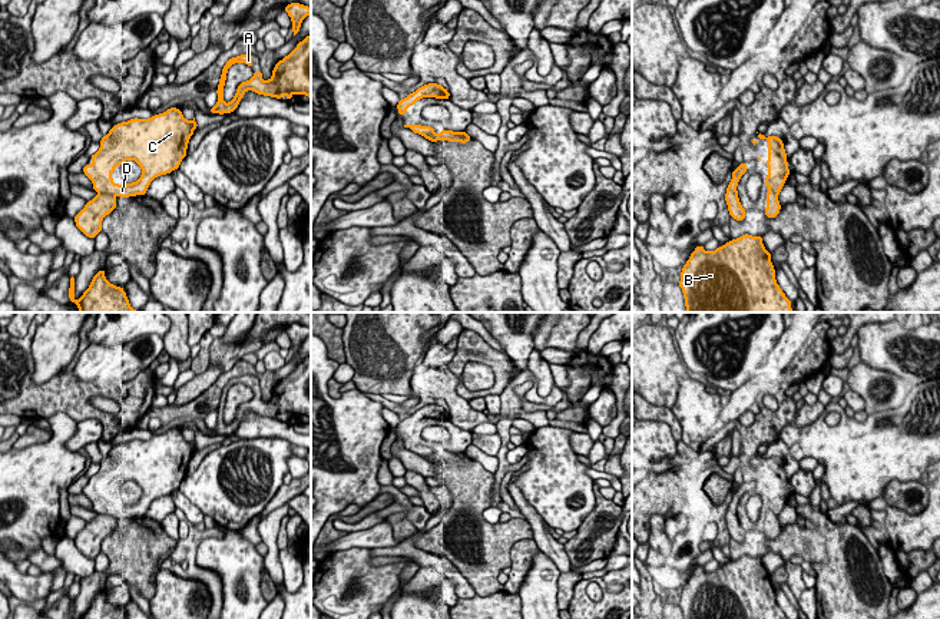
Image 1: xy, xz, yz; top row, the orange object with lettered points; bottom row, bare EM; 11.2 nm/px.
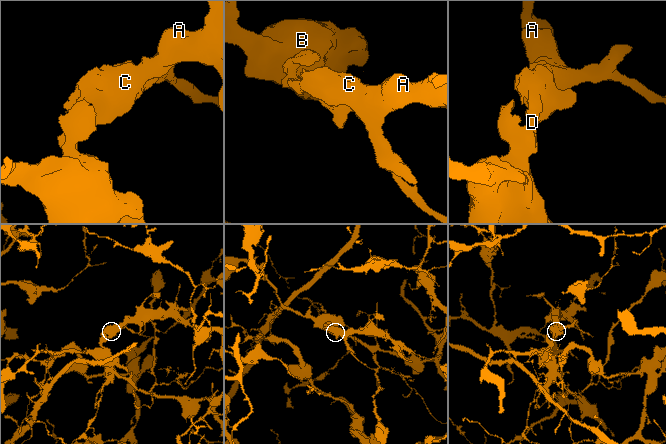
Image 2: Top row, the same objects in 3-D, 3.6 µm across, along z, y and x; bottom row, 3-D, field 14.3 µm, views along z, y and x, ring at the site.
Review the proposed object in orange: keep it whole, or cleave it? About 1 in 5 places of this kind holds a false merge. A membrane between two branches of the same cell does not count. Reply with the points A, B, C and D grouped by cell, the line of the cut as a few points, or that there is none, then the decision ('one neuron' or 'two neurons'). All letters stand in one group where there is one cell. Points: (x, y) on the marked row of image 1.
A B C D | no cut | one neuron

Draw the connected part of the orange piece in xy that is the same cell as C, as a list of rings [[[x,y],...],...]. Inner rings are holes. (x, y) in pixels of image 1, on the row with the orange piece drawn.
[[[176,107],[112,126],[99,142],[99,150],[90,156],[93,162],[83,168],[97,195],[75,216],[76,226],[95,238],[102,231],[102,219],[116,208],[116,193],[120,198],[146,195],[155,178],[179,169],[196,128],[195,117],[186,120]],[[129,159],[142,168],[140,178],[133,183],[115,183],[110,175]]]

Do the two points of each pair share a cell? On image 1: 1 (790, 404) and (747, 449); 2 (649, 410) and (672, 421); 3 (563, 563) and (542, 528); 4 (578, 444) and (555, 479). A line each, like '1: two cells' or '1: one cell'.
1: one cell
2: one cell
3: one cell
4: two cells

